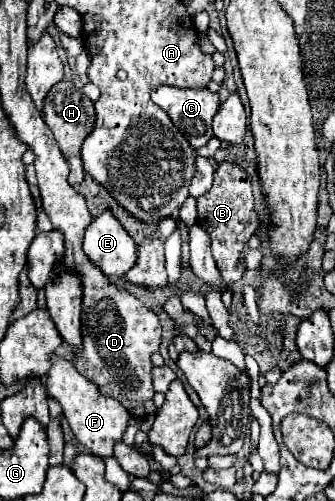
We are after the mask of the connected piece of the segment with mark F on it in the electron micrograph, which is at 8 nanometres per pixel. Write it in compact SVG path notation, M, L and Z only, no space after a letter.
M52 356L52 370L46 376L46 386L48 386L48 392L54 396L54 400L60 402L76 440L84 448L88 448L94 456L110 458L114 444L122 440L122 434L128 428L130 414L126 412L126 408L114 398L102 396L100 390L88 378L84 378L74 370L72 362L66 362L58 356Z

